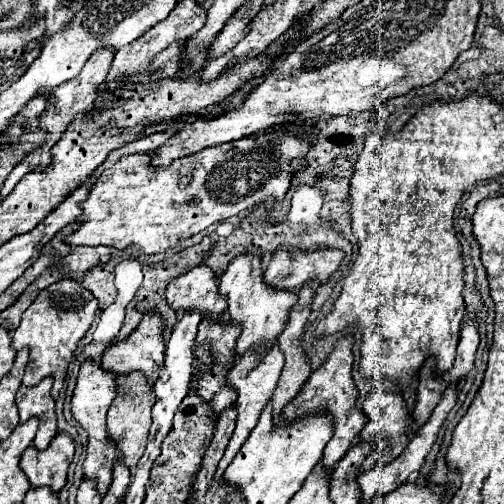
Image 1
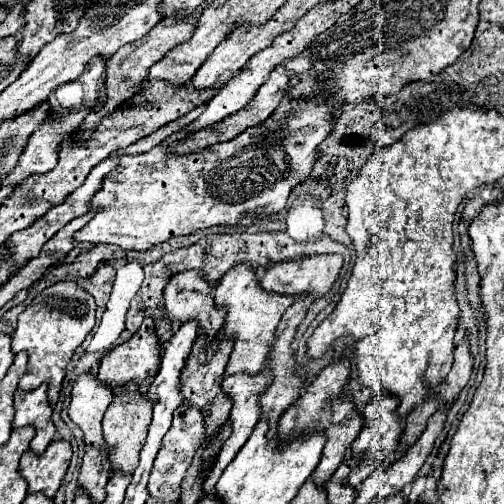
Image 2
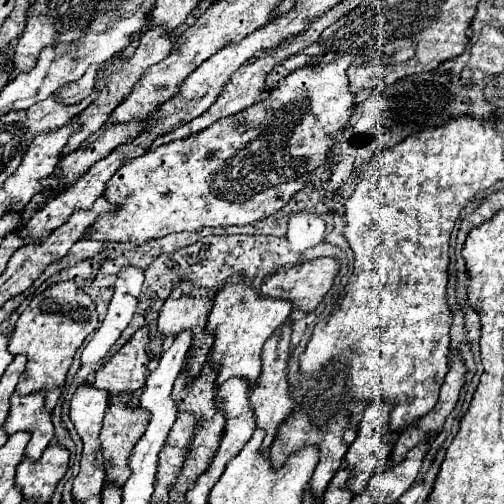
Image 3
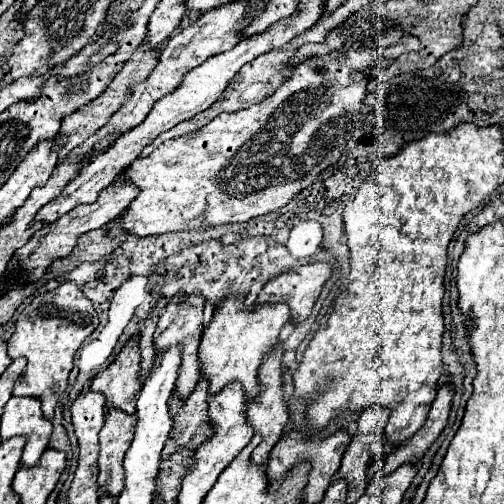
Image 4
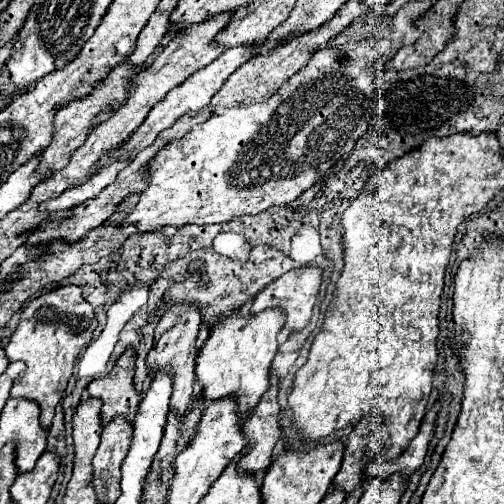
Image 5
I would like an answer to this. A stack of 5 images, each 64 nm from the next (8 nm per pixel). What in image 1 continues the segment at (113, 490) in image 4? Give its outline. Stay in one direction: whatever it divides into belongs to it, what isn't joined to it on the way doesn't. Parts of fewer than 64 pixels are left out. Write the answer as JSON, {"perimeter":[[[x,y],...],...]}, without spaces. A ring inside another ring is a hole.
{"perimeter":[[[134,372],[132,376],[124,376],[124,380],[118,380],[118,394],[108,410],[108,436],[116,444],[120,460],[128,466],[128,470],[134,470],[140,456],[144,454],[144,444],[148,438],[148,430],[152,424],[150,412],[156,396],[152,396],[152,386],[148,384],[146,376],[140,376],[140,372]]]}

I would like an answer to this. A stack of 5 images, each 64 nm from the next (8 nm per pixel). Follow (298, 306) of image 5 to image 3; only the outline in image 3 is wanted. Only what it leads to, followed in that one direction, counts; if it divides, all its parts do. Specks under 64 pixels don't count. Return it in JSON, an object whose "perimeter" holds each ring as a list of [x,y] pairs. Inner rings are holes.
{"perimeter":[[[316,258],[312,262],[304,262],[304,264],[296,264],[292,268],[288,268],[286,272],[276,272],[272,274],[260,288],[260,296],[262,298],[284,298],[290,300],[294,304],[294,310],[300,310],[302,314],[312,312],[320,300],[324,298],[324,294],[330,290],[334,276],[338,274],[338,260],[334,258]]]}

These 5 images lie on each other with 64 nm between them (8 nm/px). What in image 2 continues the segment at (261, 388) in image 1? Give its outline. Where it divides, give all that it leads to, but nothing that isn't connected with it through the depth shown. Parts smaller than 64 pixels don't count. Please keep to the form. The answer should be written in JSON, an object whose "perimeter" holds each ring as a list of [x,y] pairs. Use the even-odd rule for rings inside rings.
{"perimeter":[[[262,370],[260,374],[256,374],[256,376],[248,376],[248,374],[242,374],[242,372],[240,372],[240,374],[236,374],[236,376],[228,376],[228,378],[222,380],[222,392],[232,400],[232,410],[230,410],[232,434],[230,434],[230,438],[224,442],[224,446],[222,446],[222,450],[220,450],[220,456],[216,456],[214,466],[210,468],[208,476],[204,478],[200,498],[206,498],[206,496],[212,492],[212,488],[216,486],[216,480],[222,476],[224,468],[230,464],[230,460],[234,460],[236,452],[246,444],[248,436],[252,434],[254,426],[258,424],[258,420],[260,420],[260,410],[256,408],[256,394],[260,392],[260,388],[264,388],[264,380],[268,380],[268,372],[264,372],[264,370]]]}

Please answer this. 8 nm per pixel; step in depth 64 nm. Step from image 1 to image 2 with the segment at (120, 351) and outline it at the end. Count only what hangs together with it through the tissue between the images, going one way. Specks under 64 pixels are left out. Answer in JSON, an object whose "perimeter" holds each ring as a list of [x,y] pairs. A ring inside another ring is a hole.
{"perimeter":[[[144,318],[142,326],[128,342],[112,348],[102,358],[100,370],[98,370],[98,382],[106,384],[110,388],[124,386],[128,382],[136,382],[144,390],[144,386],[148,386],[152,382],[152,376],[156,374],[158,364],[160,364],[160,342],[158,342],[158,336],[154,334],[154,322],[152,322],[152,318]]]}

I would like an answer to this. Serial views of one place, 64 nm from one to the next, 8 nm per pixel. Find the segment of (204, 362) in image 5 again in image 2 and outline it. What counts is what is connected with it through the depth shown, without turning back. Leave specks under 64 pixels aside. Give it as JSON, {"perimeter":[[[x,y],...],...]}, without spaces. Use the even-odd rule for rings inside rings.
{"perimeter":[[[240,264],[224,274],[224,278],[218,282],[216,292],[214,292],[216,308],[226,310],[226,318],[224,318],[224,326],[222,326],[224,338],[232,338],[232,342],[234,342],[232,354],[230,354],[226,370],[224,370],[224,378],[238,374],[238,372],[246,372],[250,376],[262,372],[268,344],[276,336],[276,326],[278,326],[282,314],[286,312],[286,308],[292,306],[294,300],[296,300],[294,296],[266,294],[258,284],[256,274],[246,264]]]}

